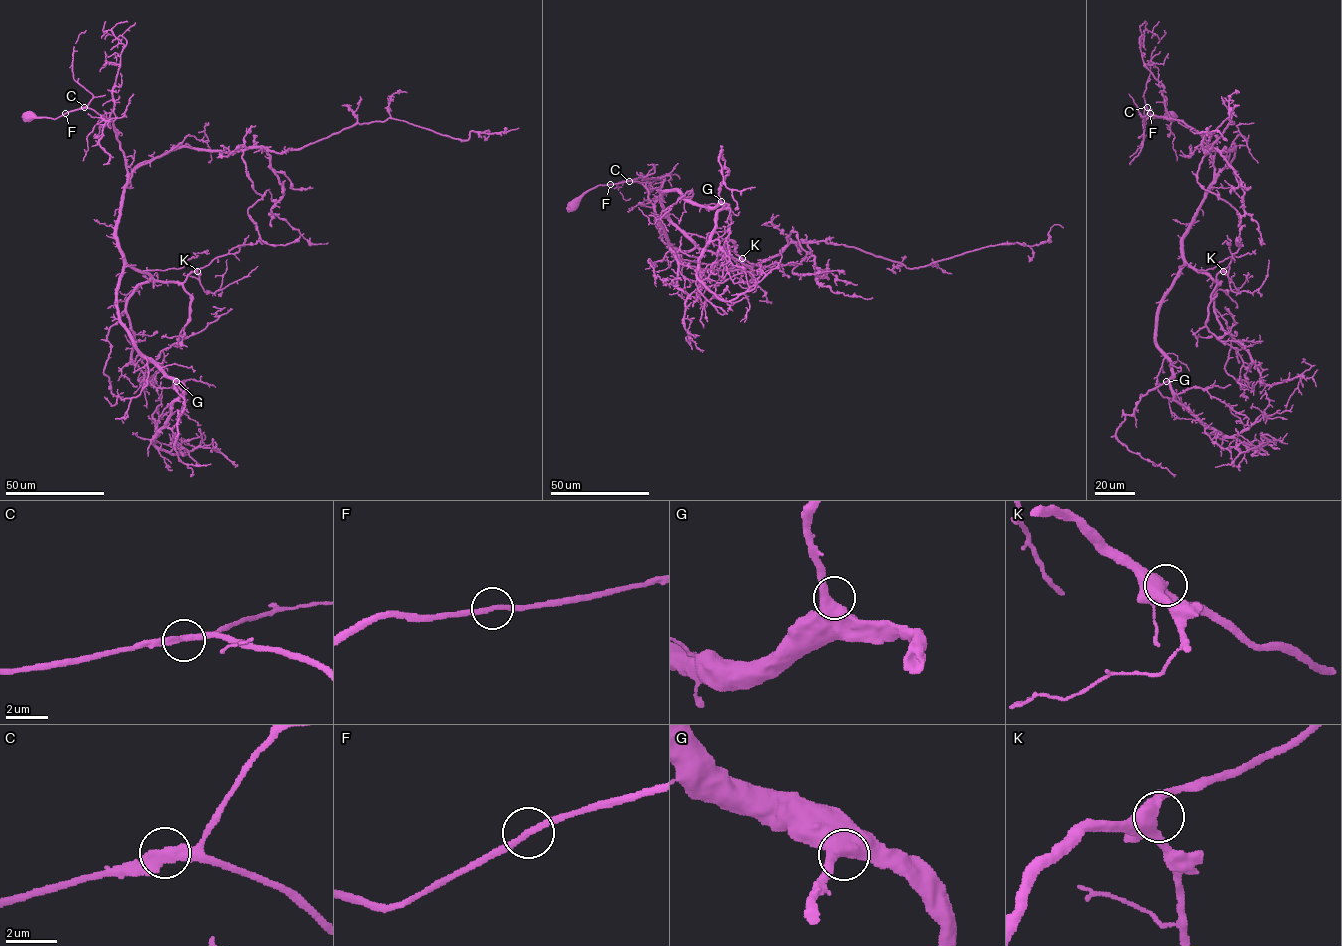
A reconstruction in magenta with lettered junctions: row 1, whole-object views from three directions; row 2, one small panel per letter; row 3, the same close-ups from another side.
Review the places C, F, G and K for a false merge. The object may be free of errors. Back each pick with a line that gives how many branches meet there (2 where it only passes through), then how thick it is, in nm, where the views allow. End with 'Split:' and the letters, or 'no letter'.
Split: no letter

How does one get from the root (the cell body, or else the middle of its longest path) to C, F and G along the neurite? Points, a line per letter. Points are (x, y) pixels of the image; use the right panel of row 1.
C: (1169, 116), (1150, 118), (1146, 107)
F: (1169, 116), (1150, 118), (1149, 113)
G: (1169, 116), (1150, 118), (1146, 108), (1206, 141), (1214, 179), (1158, 315), (1166, 381)

